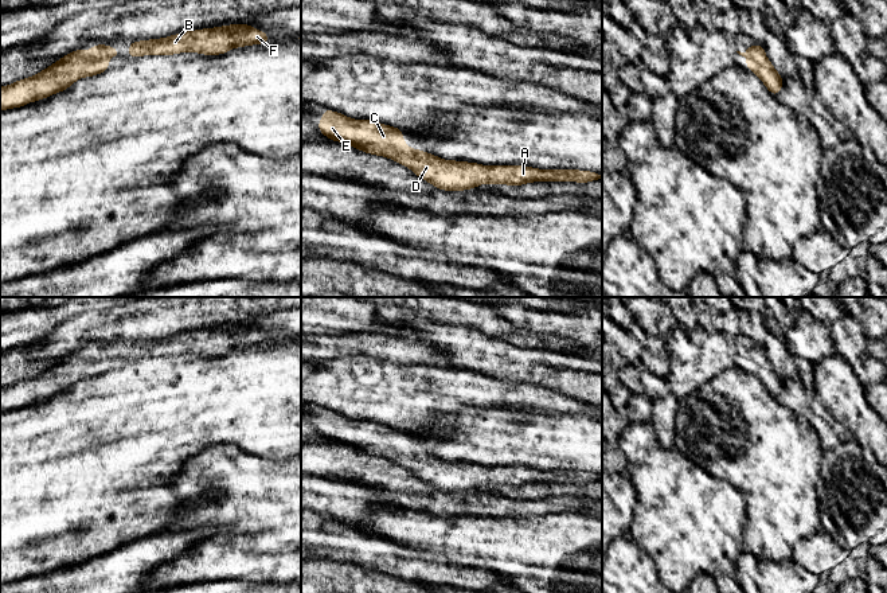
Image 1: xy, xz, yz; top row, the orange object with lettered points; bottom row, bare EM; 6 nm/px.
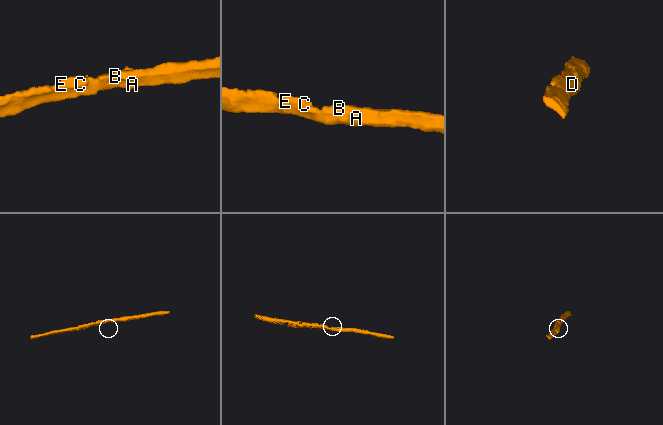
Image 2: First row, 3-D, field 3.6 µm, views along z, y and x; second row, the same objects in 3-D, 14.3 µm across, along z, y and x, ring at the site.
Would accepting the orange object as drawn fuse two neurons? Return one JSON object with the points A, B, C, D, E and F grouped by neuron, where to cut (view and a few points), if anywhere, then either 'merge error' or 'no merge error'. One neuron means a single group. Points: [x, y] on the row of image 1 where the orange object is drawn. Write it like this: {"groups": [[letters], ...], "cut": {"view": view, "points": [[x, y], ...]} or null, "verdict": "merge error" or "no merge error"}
{"groups": [["A", "B", "C", "D", "E", "F"]], "cut": null, "verdict": "no merge error"}

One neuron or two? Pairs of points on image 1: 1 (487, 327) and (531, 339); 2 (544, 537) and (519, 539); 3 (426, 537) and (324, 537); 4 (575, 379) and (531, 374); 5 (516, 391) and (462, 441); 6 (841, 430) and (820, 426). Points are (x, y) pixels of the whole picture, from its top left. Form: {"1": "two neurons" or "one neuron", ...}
{"1": "one neuron", "2": "one neuron", "3": "two neurons", "4": "one neuron", "5": "two neurons", "6": "one neuron"}

